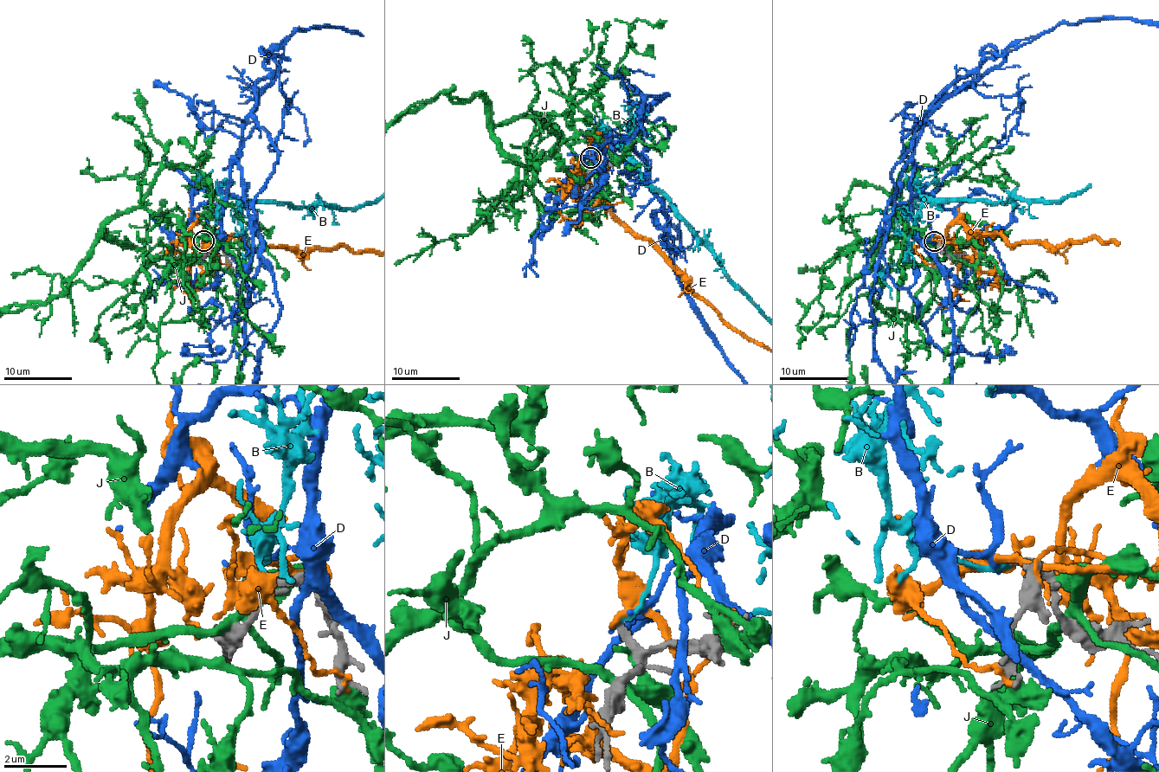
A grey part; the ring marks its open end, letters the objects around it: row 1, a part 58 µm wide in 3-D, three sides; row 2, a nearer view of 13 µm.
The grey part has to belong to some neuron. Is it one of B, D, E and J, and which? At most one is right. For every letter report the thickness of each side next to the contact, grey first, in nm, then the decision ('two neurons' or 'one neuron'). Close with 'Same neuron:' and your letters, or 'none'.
B: calibres 240 and 130 nm; two neurons
D: calibres 240 and 150 nm; two neurons
E: calibres 240 and 240 nm; two neurons
J: calibres 280 and 360 nm; two neurons
Same neuron: none

